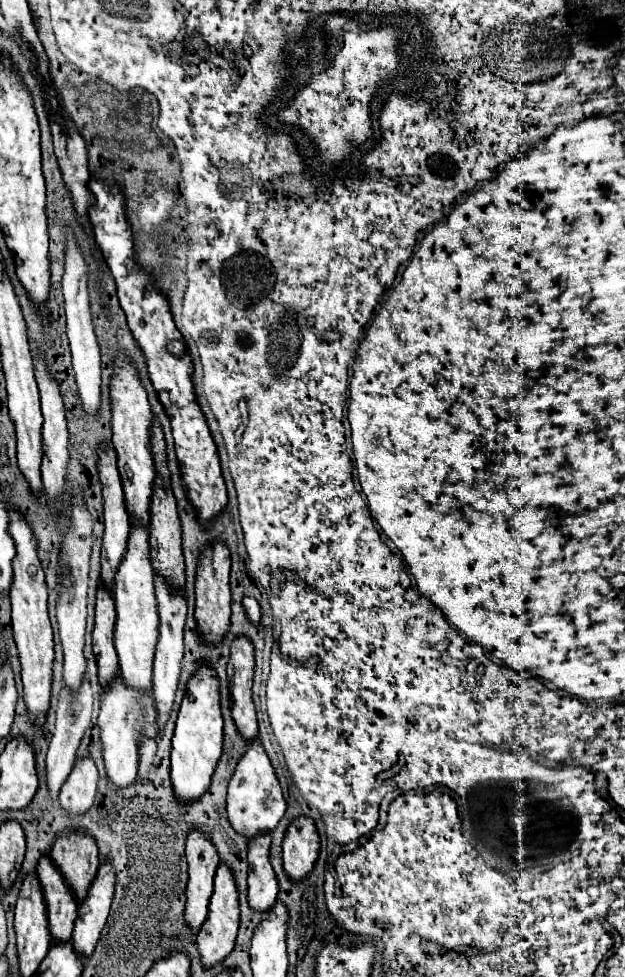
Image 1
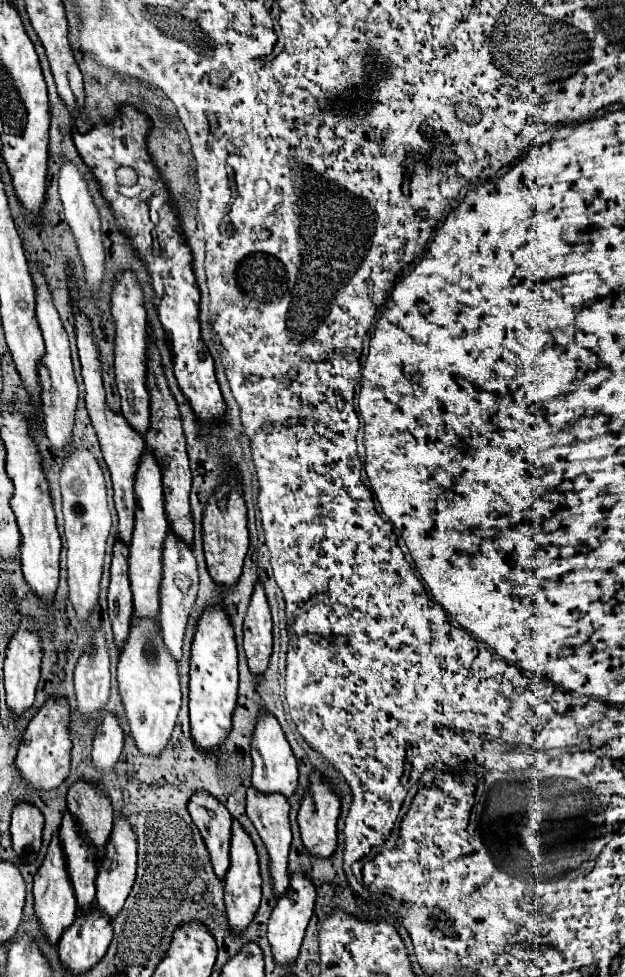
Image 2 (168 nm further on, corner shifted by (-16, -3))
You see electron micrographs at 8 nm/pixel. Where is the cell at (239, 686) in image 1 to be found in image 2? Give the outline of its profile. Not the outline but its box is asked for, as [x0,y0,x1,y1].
[244,584,272,676]

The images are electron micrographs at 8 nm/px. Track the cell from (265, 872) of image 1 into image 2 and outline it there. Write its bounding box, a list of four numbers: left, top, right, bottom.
[246,790,292,898]

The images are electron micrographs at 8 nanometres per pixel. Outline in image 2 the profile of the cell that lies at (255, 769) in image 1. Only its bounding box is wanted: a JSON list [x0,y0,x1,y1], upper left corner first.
[252,712,298,798]

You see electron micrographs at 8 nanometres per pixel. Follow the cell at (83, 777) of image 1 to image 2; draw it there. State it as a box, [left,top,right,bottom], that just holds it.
[92,714,124,772]

